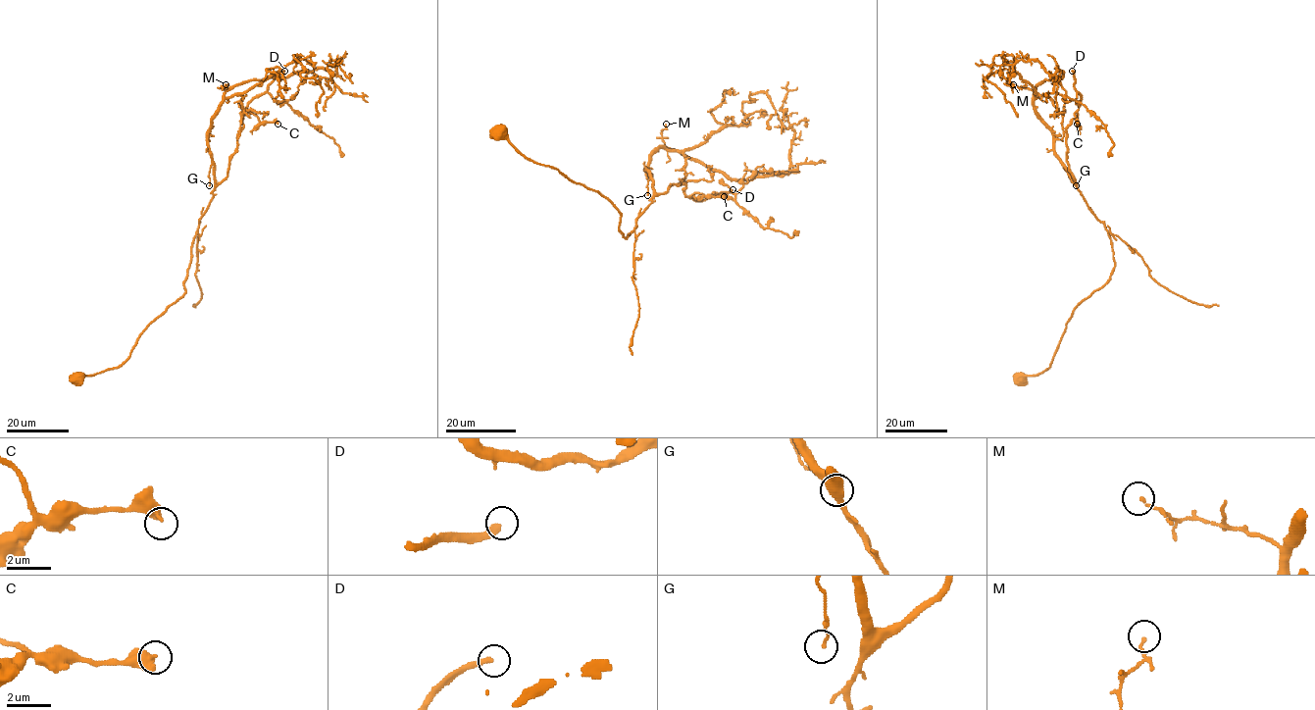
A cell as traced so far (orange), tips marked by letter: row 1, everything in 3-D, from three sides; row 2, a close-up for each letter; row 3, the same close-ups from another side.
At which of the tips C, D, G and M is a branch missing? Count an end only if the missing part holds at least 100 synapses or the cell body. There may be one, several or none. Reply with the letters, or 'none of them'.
D

